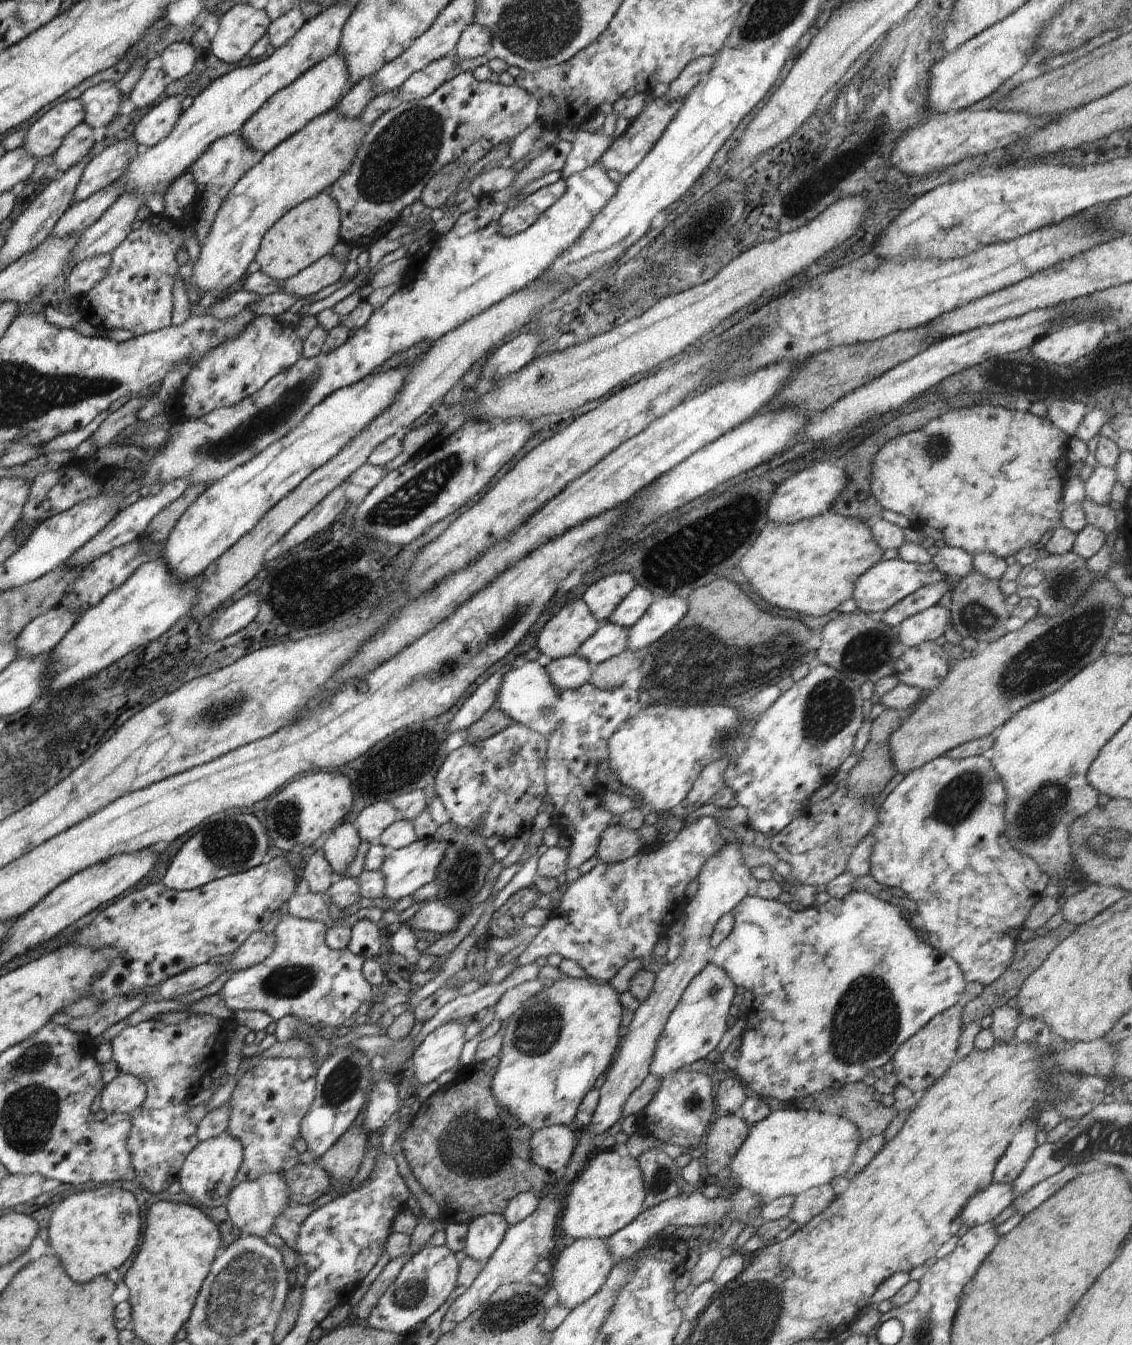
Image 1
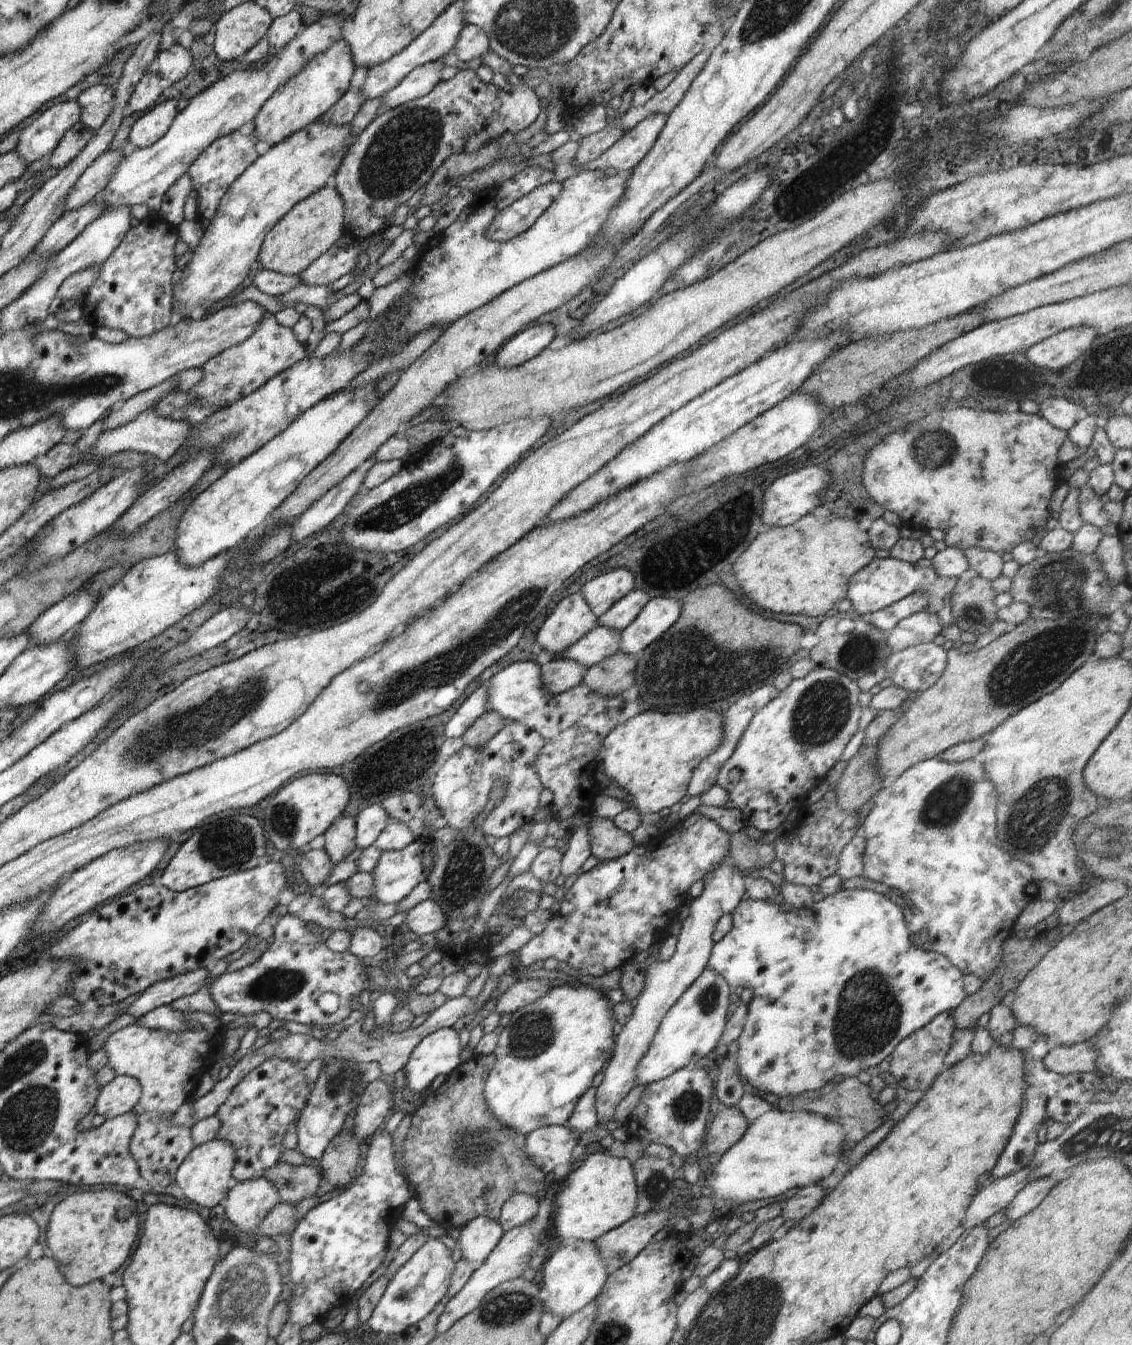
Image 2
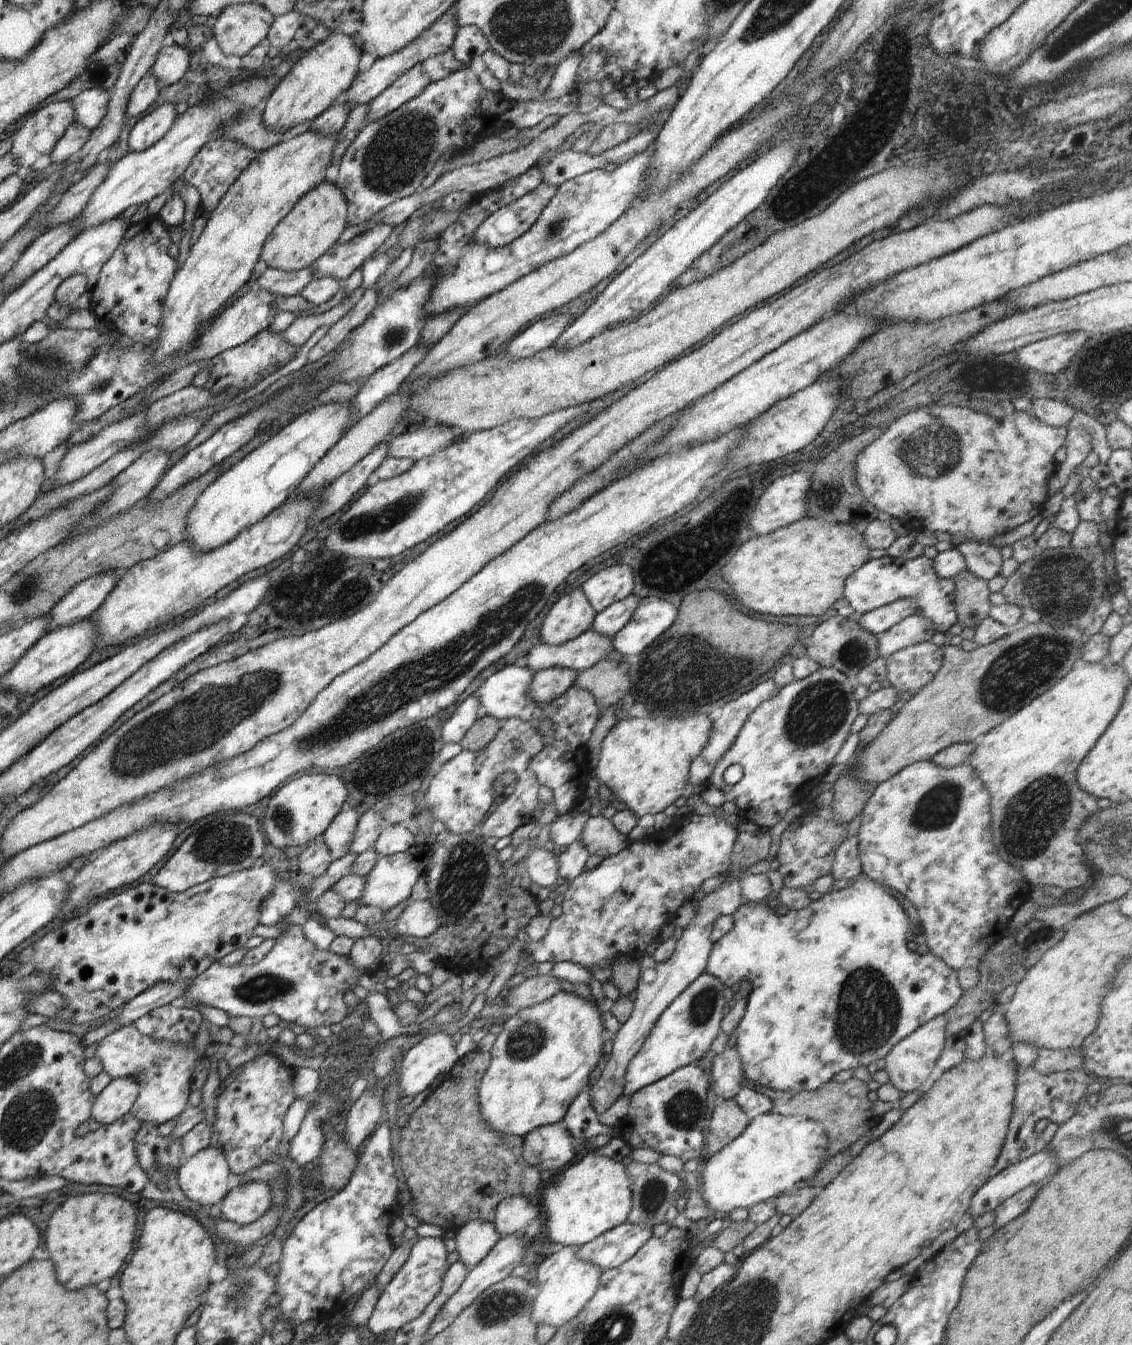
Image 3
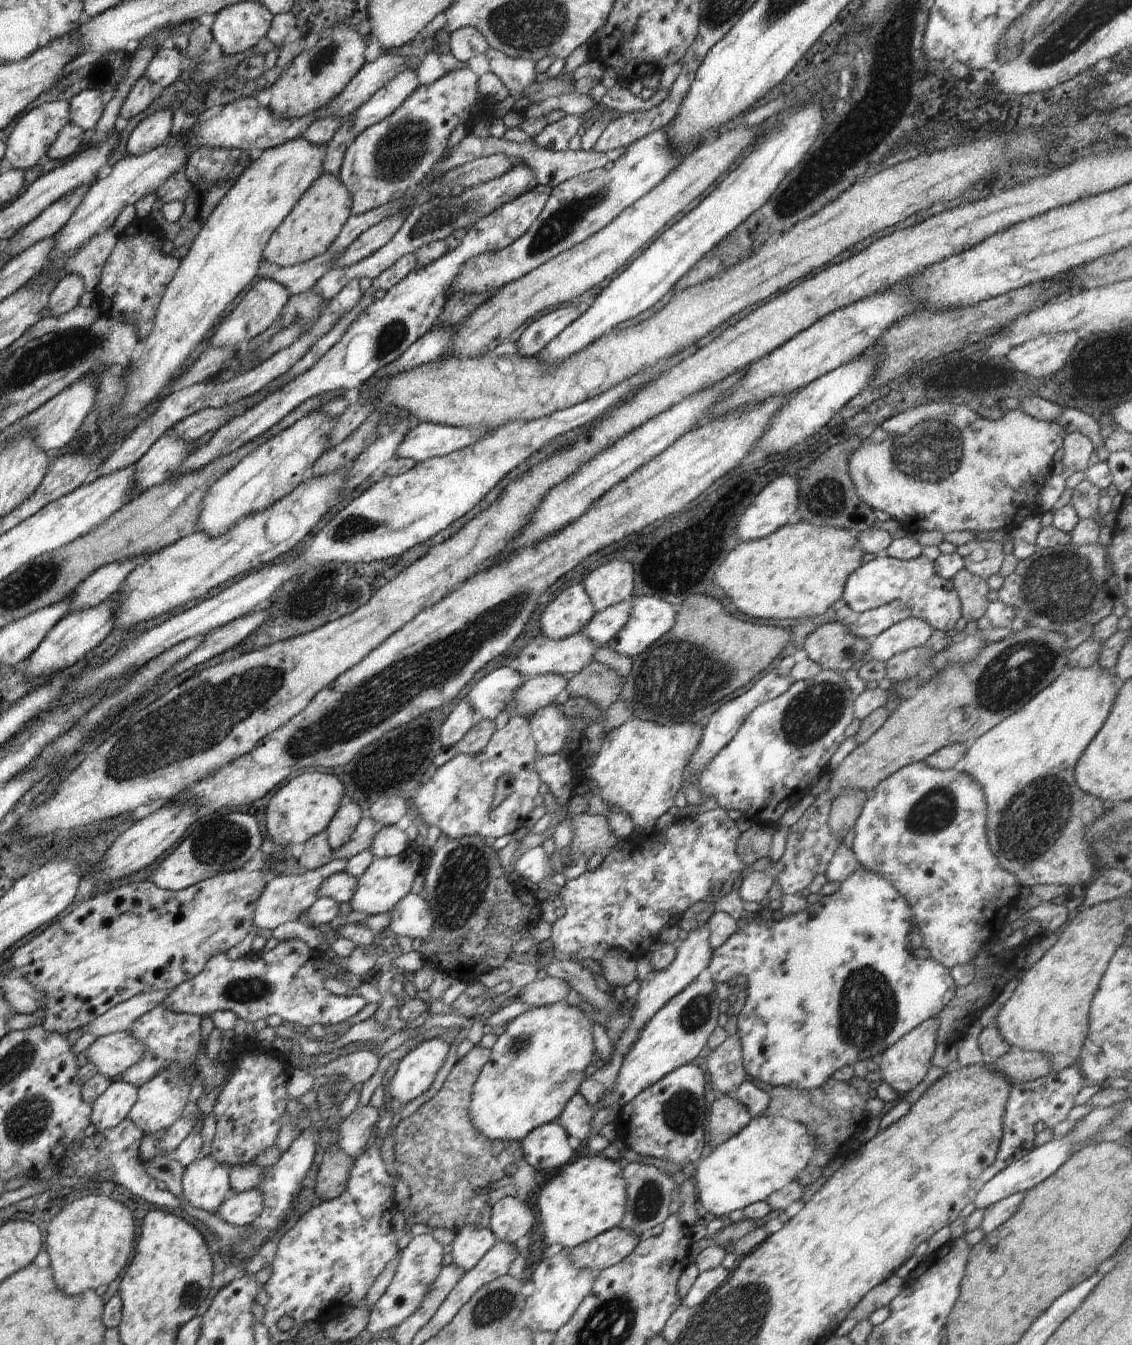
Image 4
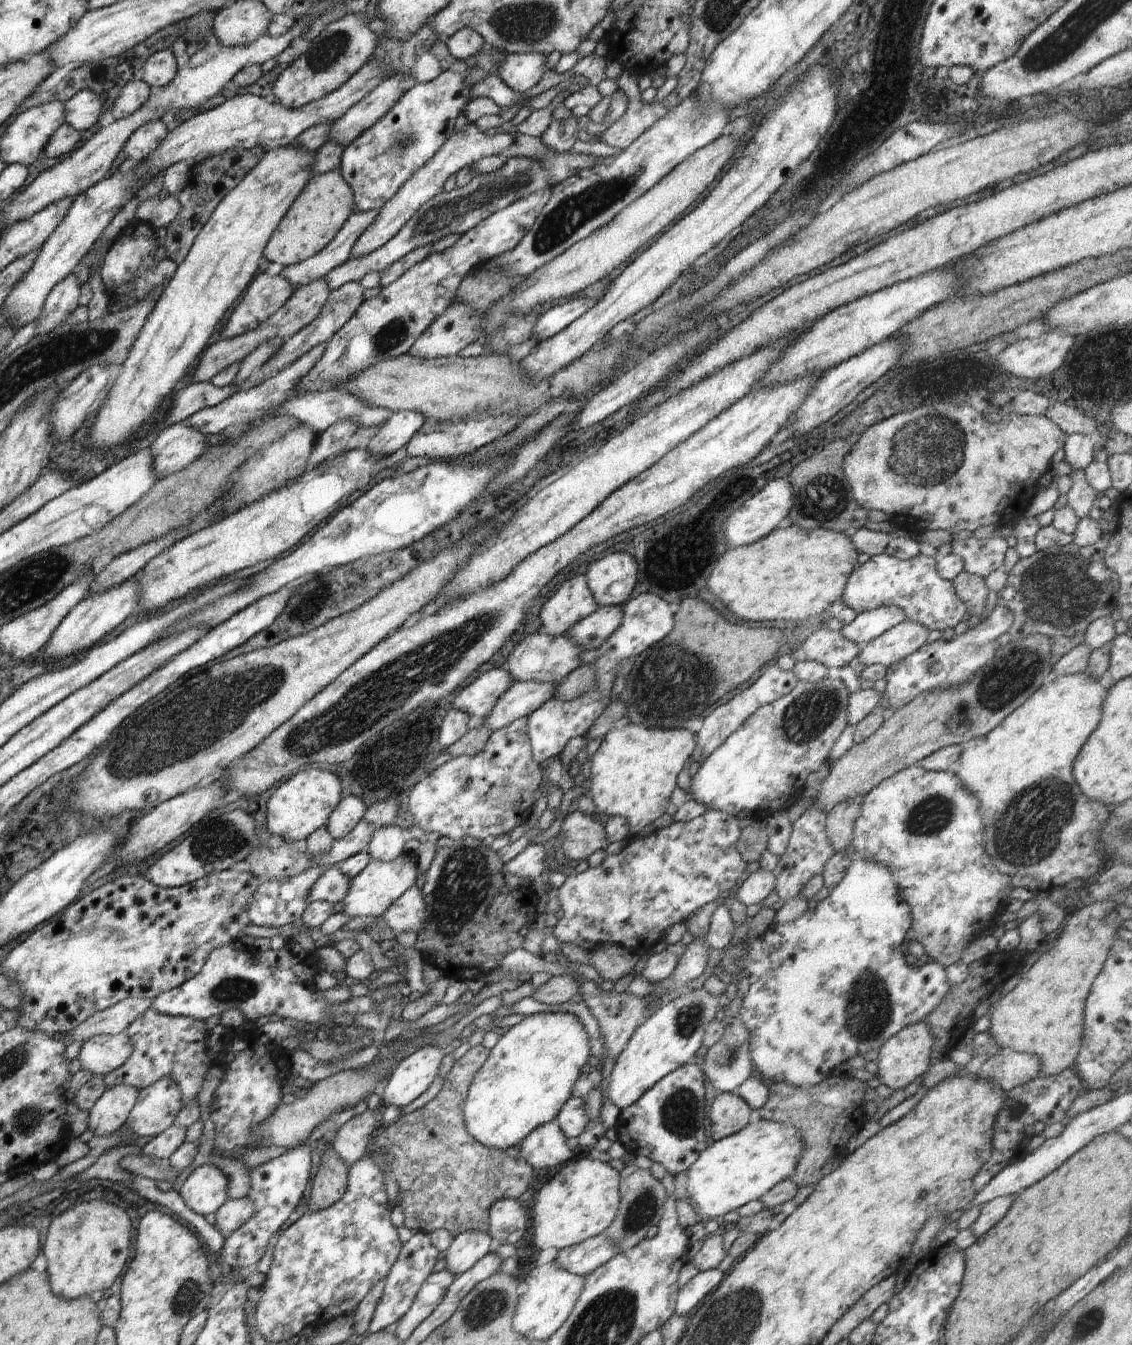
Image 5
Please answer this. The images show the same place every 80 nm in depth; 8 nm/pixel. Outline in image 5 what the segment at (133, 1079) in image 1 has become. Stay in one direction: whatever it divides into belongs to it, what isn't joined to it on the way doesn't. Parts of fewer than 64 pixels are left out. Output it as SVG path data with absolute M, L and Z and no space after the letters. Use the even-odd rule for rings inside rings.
M127 1084L107 1088L89 1110L88 1126L95 1135L108 1136L125 1124L139 1090Z

